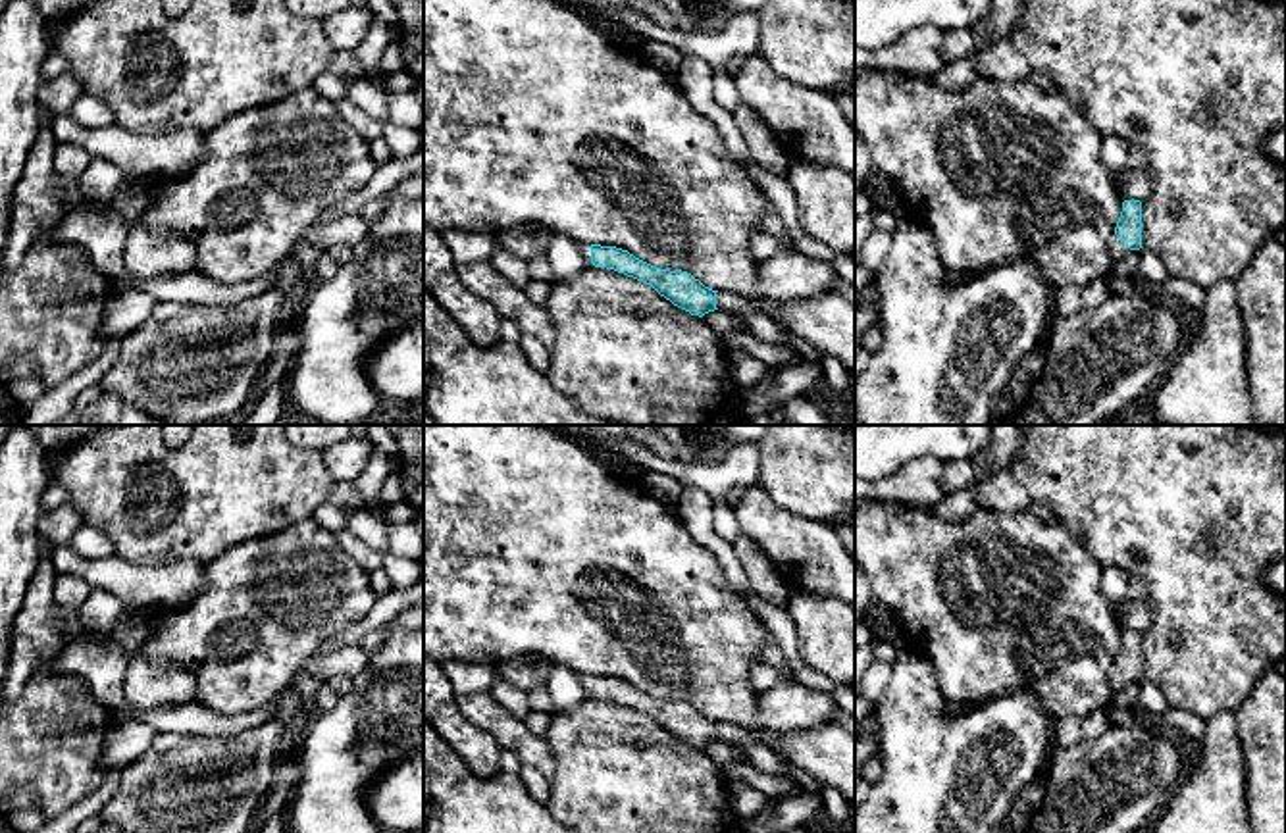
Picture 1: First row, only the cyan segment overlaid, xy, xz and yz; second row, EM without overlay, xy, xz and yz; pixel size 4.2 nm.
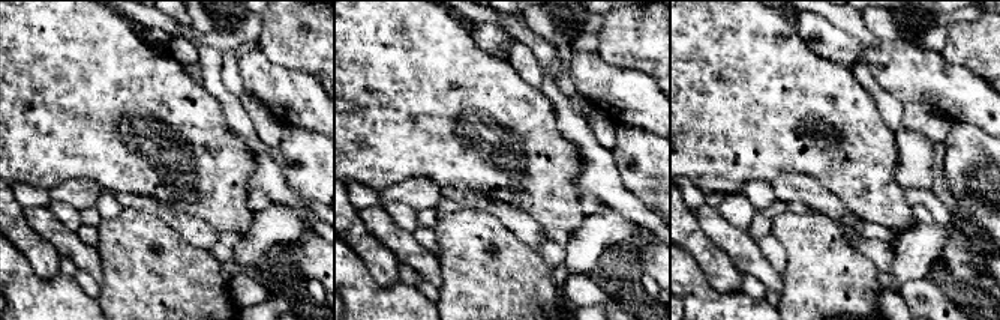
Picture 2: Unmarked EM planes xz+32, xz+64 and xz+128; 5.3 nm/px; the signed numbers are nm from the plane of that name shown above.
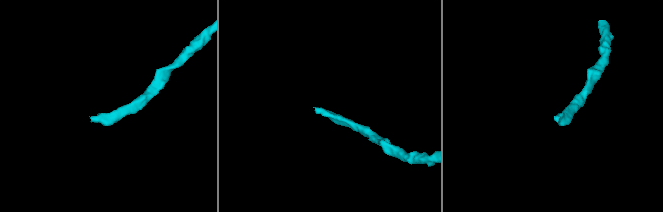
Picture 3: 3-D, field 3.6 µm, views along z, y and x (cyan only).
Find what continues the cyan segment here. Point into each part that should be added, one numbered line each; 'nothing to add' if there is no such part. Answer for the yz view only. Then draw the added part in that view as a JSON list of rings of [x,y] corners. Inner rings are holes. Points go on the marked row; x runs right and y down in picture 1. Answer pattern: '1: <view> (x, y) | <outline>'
1: yz (1117, 249) | [[[1111,235],[1109,252],[1111,252],[1113,260],[1117,262],[1117,260],[1124,258],[1130,252],[1130,248],[1126,244],[1122,244],[1117,235]]]

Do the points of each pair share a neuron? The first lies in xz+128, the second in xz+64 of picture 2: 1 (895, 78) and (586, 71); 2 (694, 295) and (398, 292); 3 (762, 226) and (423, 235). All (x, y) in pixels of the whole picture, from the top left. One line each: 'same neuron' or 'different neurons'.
1: same neuron
2: same neuron
3: different neurons

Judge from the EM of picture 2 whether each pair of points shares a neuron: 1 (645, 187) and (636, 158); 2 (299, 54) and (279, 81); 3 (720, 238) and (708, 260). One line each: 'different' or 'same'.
1: same
2: different
3: different

